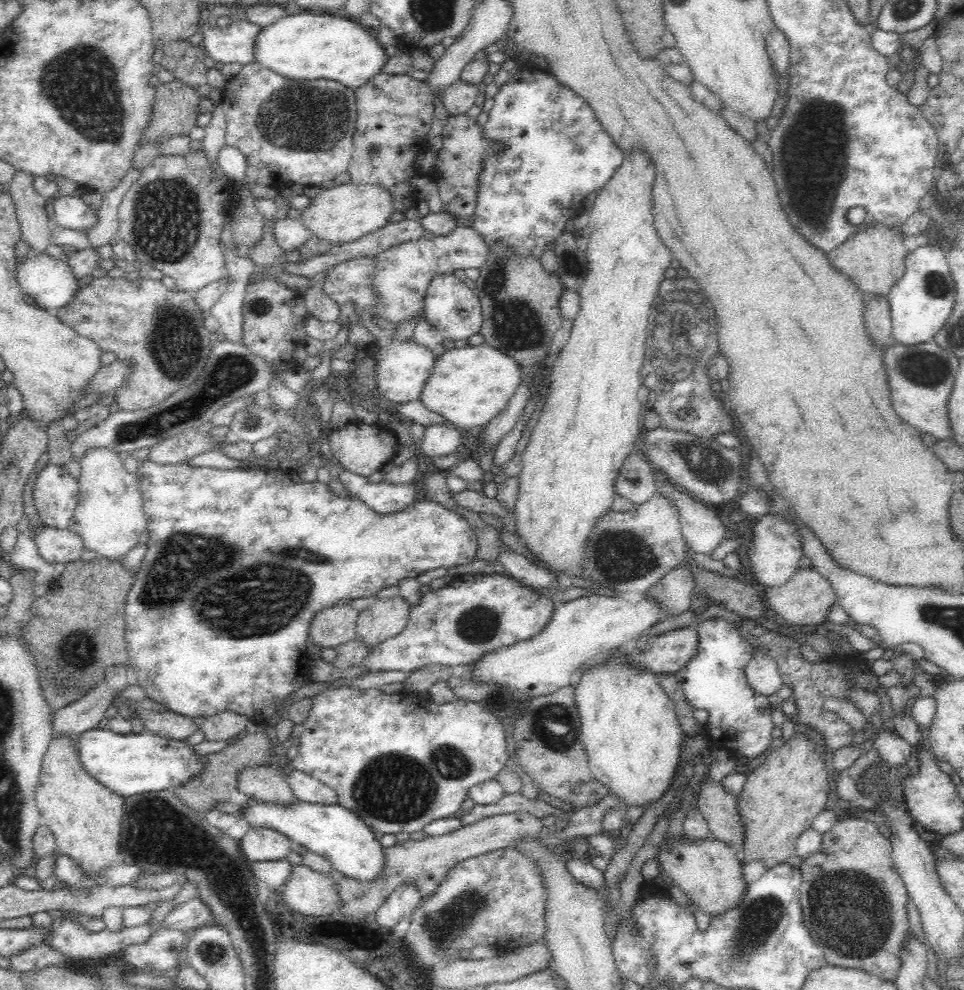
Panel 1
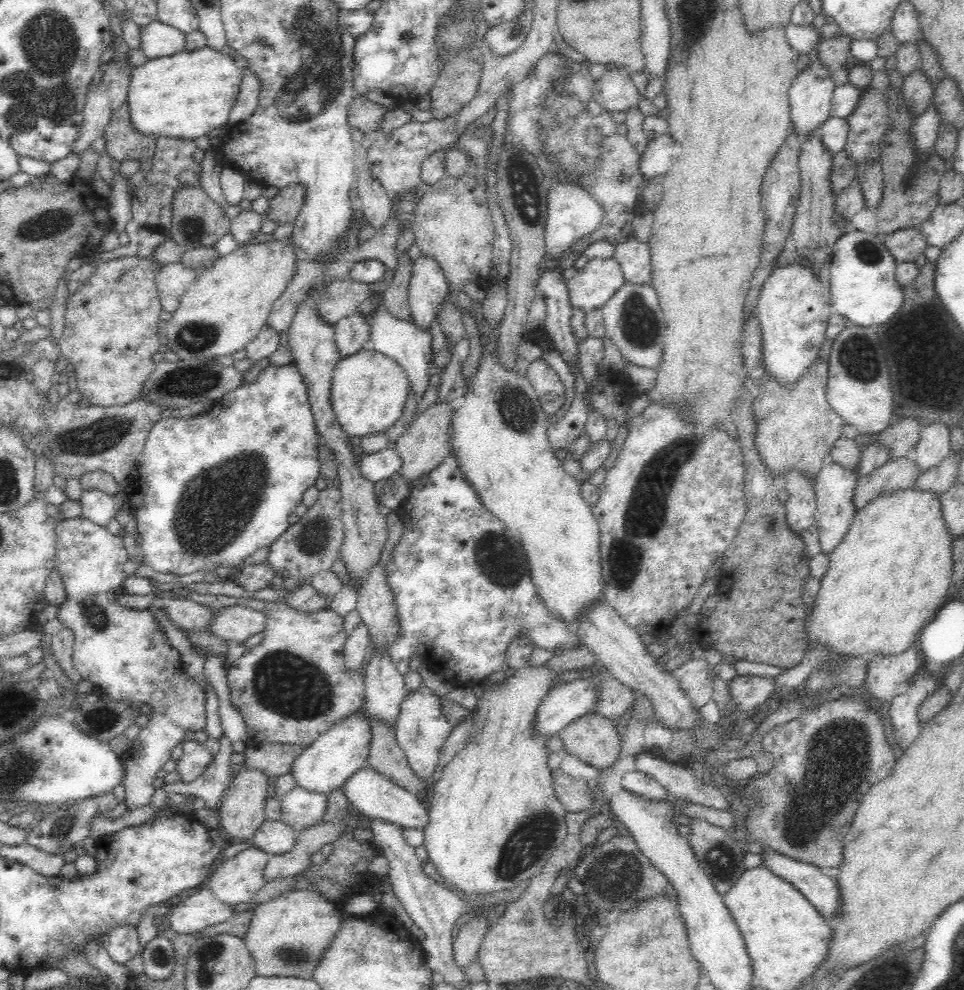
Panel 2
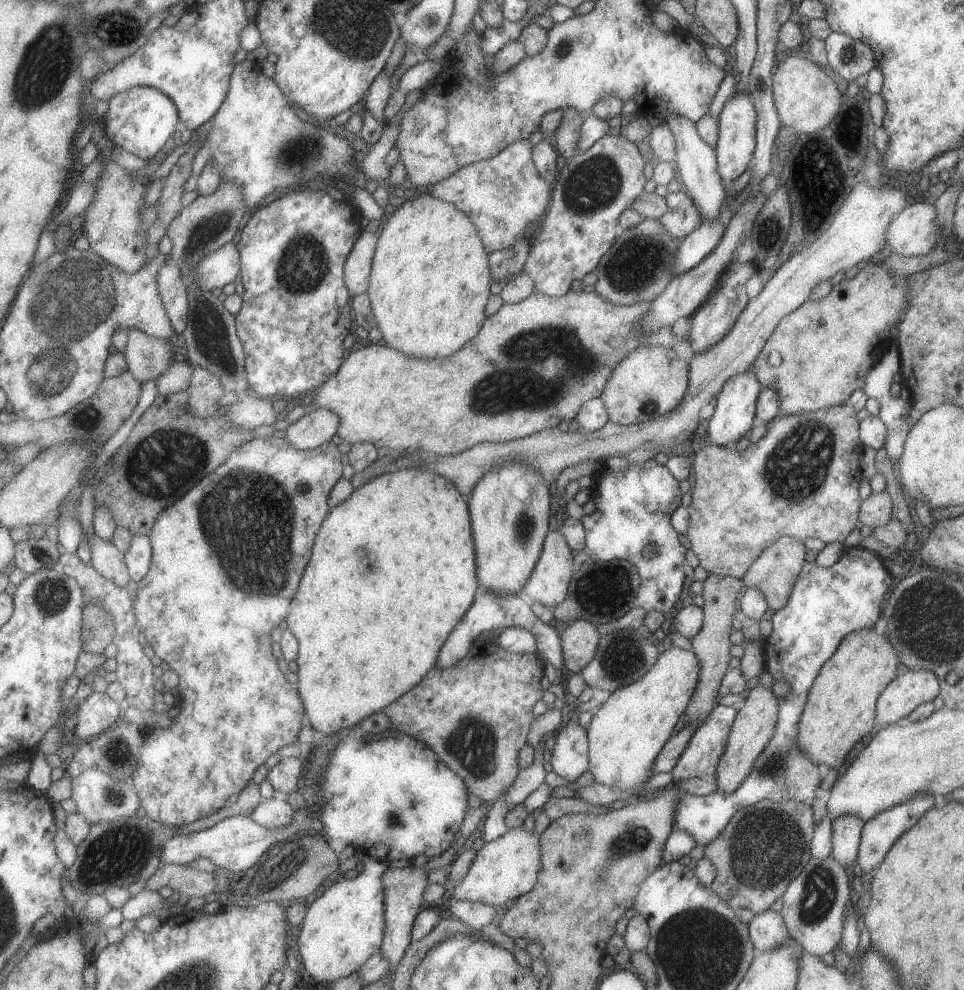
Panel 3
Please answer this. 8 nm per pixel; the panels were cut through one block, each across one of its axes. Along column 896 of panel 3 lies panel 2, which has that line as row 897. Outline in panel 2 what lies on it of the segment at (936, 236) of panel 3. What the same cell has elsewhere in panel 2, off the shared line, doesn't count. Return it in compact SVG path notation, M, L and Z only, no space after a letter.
M254 846L246 848L224 863L219 862L205 886L226 905L248 904L264 884L262 868L270 857Z

